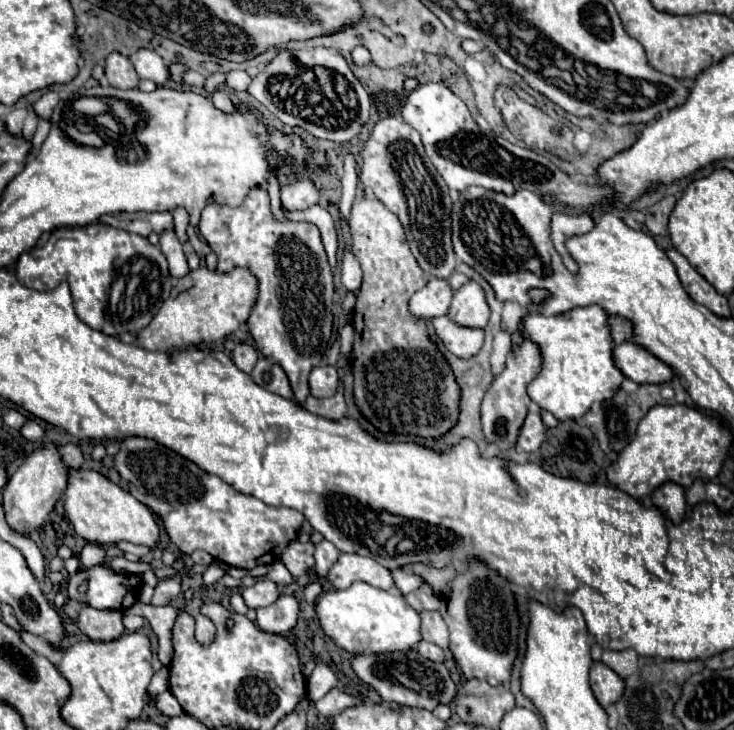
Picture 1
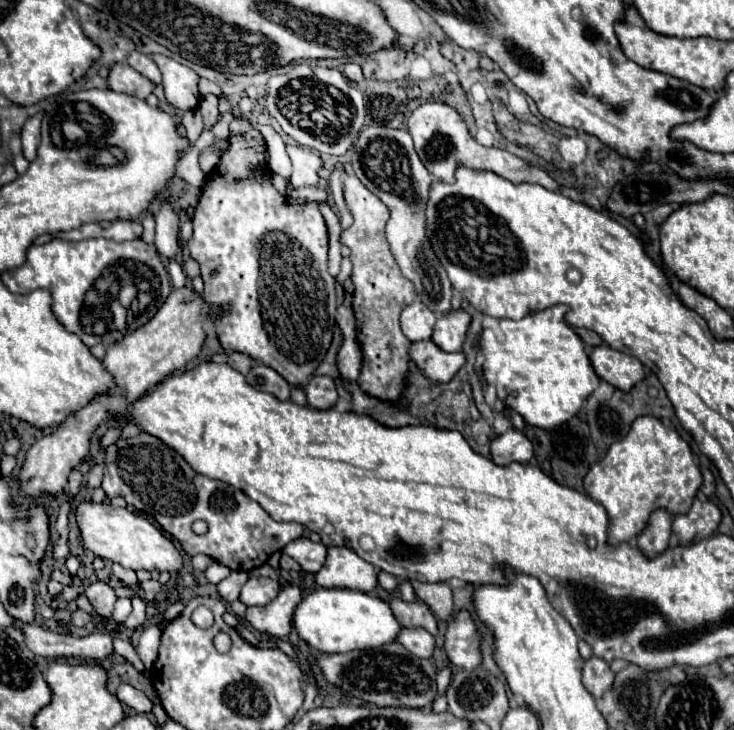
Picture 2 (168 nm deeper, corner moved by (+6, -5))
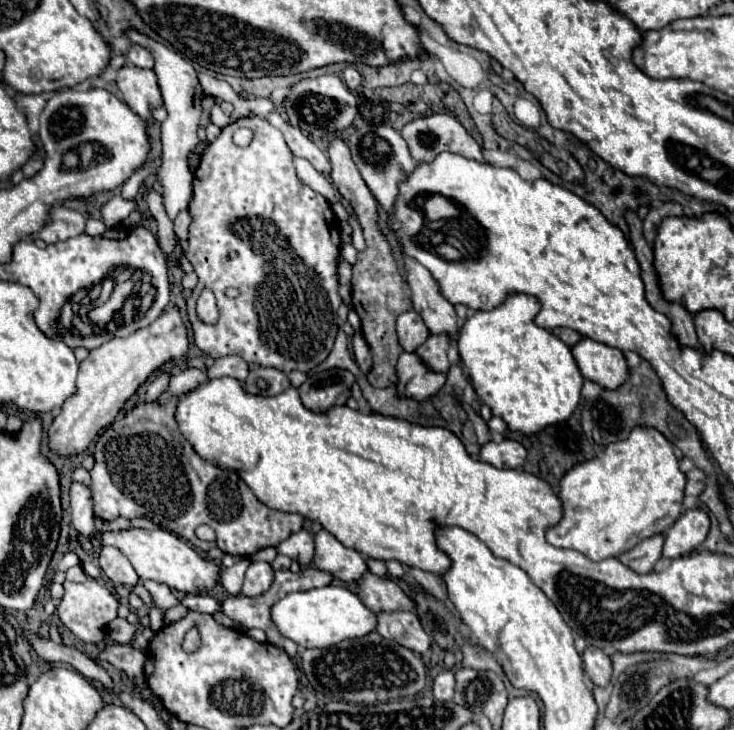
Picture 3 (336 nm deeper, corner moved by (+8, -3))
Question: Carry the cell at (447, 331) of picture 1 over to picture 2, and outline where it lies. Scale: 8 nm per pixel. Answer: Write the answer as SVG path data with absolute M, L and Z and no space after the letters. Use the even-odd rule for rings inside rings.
M431 339L411 343L409 355L429 379L439 379L443 383L447 379L453 379L455 373L465 365L465 353L463 351L447 353L441 347L437 347Z

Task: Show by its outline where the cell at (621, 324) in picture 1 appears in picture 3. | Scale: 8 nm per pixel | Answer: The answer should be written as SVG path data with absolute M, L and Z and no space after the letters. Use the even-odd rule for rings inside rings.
M553 329L551 331L555 337L559 337L563 343L567 343L569 347L573 347L579 339L581 339L581 335L577 333L577 331L573 331L573 329Z

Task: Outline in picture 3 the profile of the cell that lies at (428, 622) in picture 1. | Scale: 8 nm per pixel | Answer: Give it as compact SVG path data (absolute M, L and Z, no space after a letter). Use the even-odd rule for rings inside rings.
M369 571L357 581L357 597L373 613L413 609L413 601L397 581L393 581L391 577L377 577Z

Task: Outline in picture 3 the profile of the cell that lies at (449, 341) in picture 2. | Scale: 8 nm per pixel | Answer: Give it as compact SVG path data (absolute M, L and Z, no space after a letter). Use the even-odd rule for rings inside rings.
M433 337L429 339L415 351L419 359L435 373L447 373L449 369L449 359L447 359L447 349L449 349L449 339L447 337Z

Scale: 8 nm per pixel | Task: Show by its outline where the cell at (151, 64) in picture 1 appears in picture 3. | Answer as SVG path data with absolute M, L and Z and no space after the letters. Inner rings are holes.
M131 45L131 49L127 51L127 59L129 59L129 63L133 63L137 67L153 69L153 55L141 45Z

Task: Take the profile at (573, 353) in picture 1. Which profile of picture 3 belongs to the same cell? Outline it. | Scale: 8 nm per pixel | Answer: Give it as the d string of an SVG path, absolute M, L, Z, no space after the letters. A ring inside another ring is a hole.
M509 293L495 309L475 311L463 323L457 337L457 351L479 399L487 403L491 413L501 417L511 431L527 435L569 419L579 403L585 381L571 349L551 331L533 323L539 307L535 297Z

